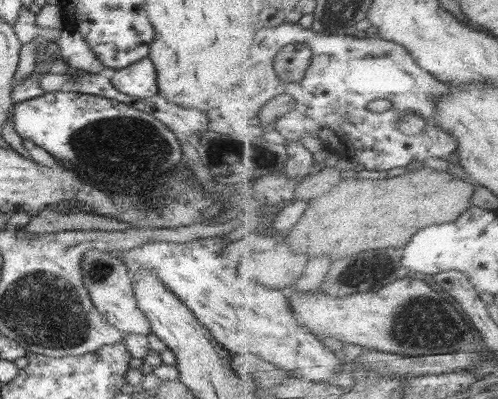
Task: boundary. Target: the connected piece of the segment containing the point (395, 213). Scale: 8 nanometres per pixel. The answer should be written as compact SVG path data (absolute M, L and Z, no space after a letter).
M425 167L419 171L409 171L405 175L386 177L385 179L347 178L334 181L331 191L310 200L309 207L294 225L294 230L284 239L292 245L294 251L306 253L312 257L334 256L336 260L354 256L378 248L404 248L418 232L433 224L456 222L472 208L472 198L476 194L476 185L472 179L462 180L452 172Z

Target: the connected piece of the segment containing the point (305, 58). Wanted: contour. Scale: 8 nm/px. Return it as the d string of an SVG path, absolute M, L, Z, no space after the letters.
M293 43L284 47L275 60L277 74L288 83L298 83L306 79L313 64L315 51L303 43Z

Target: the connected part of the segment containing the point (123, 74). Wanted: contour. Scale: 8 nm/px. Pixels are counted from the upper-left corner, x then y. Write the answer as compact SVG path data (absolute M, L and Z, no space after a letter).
M148 57L116 70L111 83L120 92L138 98L148 98L159 94L156 70L152 60Z

